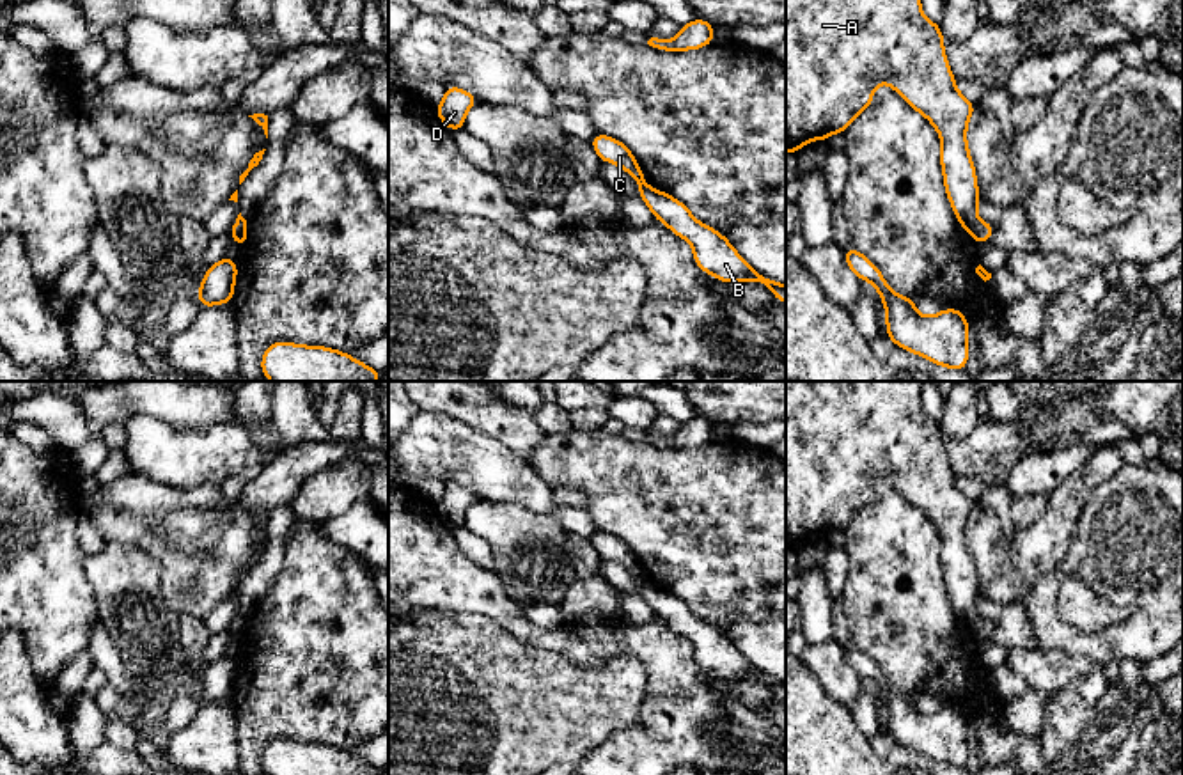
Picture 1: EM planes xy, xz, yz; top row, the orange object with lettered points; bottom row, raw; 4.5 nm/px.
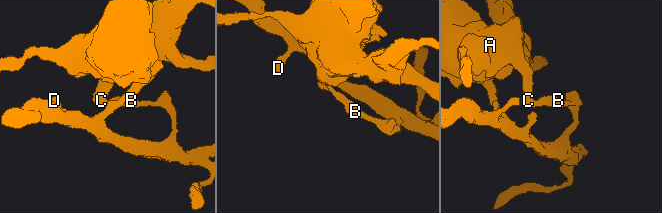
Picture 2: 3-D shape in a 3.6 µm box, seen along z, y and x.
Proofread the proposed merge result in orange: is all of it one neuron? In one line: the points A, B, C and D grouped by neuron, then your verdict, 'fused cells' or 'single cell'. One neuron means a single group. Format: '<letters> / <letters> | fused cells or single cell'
A C / B D | fused cells

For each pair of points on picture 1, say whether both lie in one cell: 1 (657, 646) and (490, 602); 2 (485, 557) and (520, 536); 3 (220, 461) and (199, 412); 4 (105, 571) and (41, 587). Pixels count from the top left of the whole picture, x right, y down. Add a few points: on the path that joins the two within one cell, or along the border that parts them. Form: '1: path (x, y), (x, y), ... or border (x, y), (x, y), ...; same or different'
1: path (616, 644), (580, 644), (541, 639), (531, 634); same
2: border (463, 524), (488, 545), (495, 570); different
3: border (164, 419), (178, 428), (236, 422), (245, 433); different
4: border (82, 555), (98, 618); different

